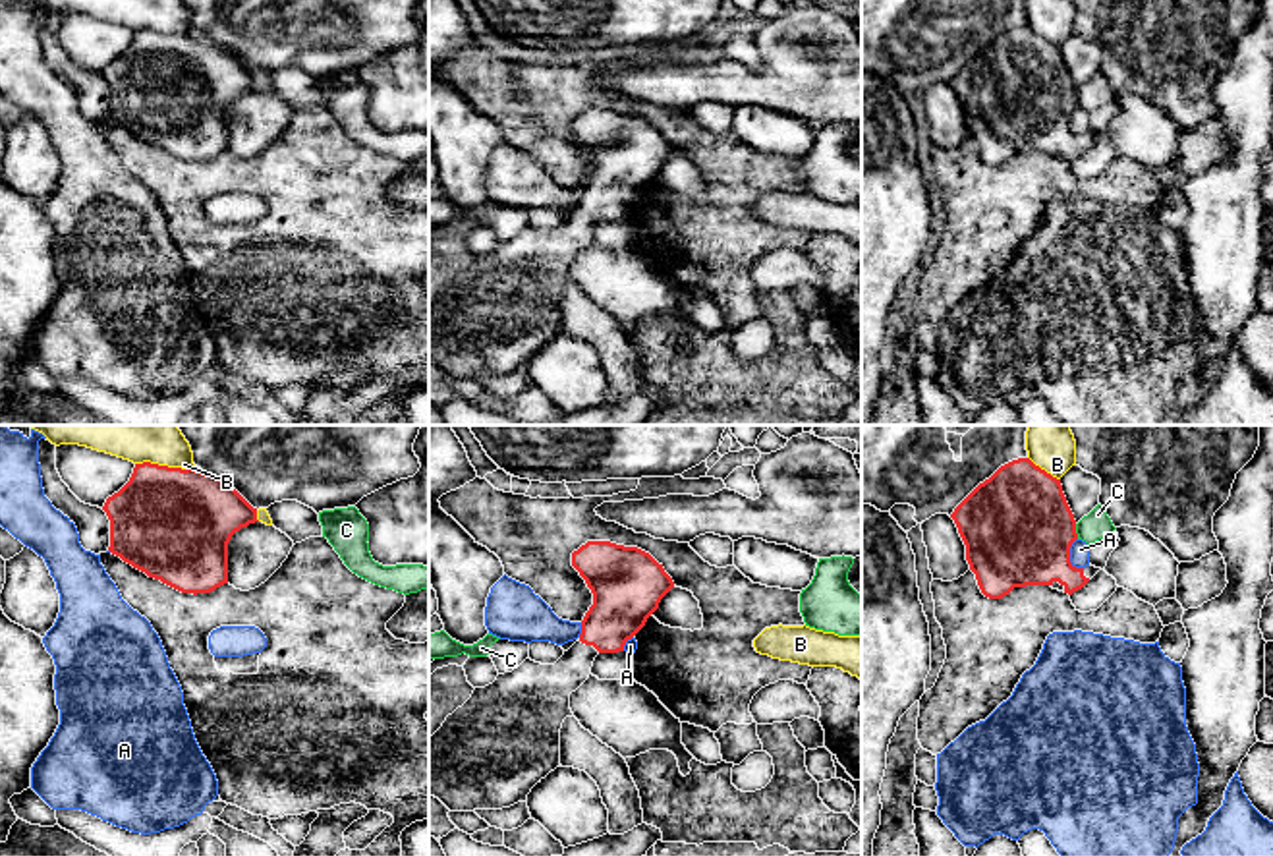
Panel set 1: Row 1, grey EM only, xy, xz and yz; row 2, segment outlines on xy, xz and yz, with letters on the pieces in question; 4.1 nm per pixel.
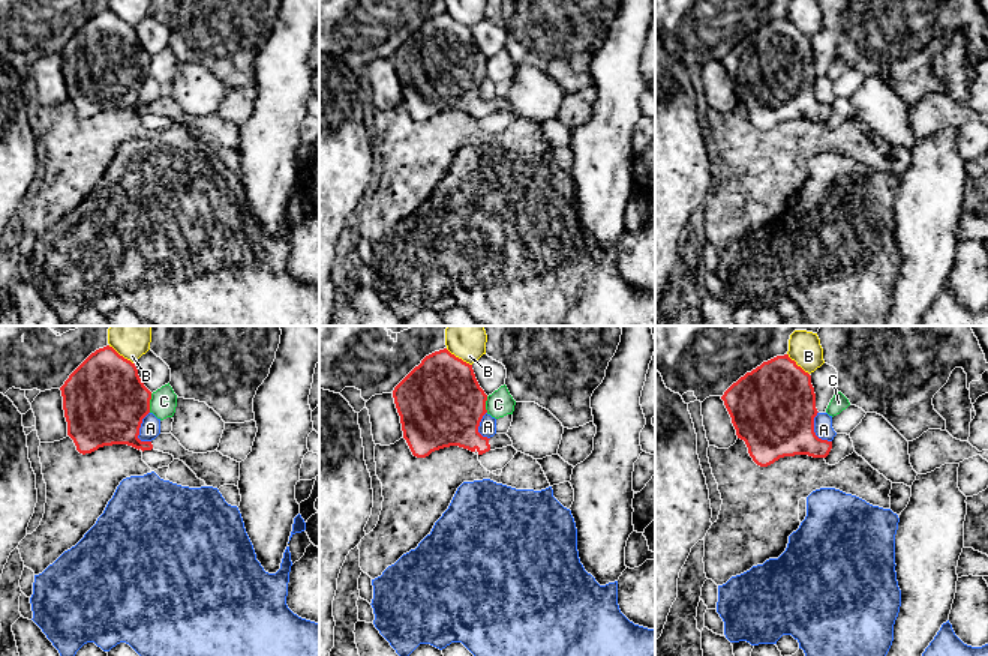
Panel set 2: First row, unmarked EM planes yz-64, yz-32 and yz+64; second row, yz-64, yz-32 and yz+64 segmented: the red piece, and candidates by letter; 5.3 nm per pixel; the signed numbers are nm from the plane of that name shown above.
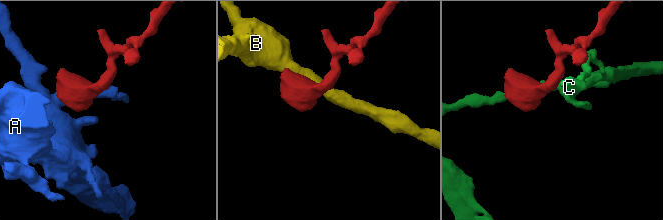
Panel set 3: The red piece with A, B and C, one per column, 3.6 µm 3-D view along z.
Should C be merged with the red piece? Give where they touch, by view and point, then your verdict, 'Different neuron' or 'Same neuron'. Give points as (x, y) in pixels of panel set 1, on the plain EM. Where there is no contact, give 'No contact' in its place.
Touches red at yz (1074, 99). Different neuron

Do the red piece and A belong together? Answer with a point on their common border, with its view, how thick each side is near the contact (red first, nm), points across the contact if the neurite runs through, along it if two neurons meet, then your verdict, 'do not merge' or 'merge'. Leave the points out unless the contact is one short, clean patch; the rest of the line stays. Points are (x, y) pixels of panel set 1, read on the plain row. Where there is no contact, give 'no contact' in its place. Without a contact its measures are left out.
yz (1069, 122) | 460/80 nm | do not merge

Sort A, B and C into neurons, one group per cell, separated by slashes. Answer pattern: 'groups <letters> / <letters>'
groups A / B / C

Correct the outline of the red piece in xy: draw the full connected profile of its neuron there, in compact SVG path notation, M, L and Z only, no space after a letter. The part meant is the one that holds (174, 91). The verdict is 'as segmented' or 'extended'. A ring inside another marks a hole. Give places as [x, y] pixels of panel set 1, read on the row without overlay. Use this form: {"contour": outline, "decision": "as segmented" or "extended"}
{"contour": "M135 31L129 48L106 66L110 87L108 118L149 145L182 160L211 160L228 151L228 110L236 99L257 87L253 75L234 54L195 35Z", "decision": "as segmented"}

